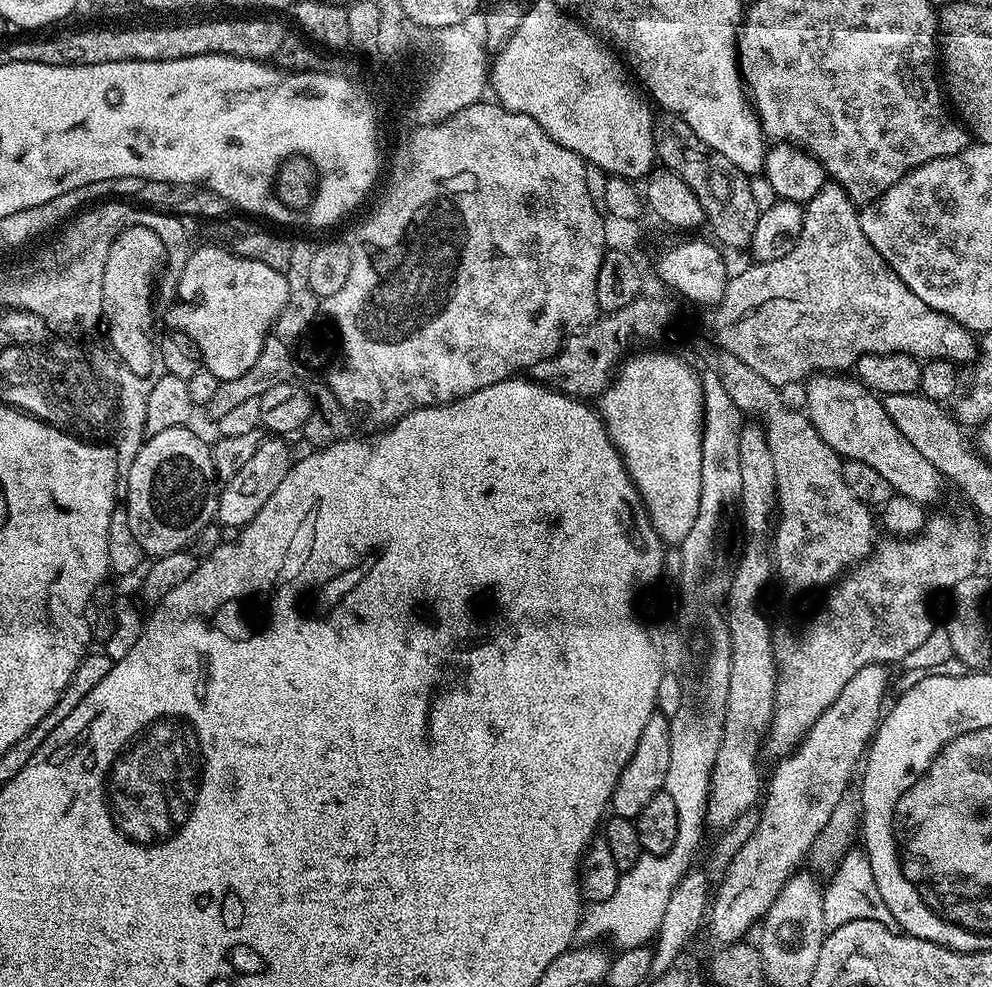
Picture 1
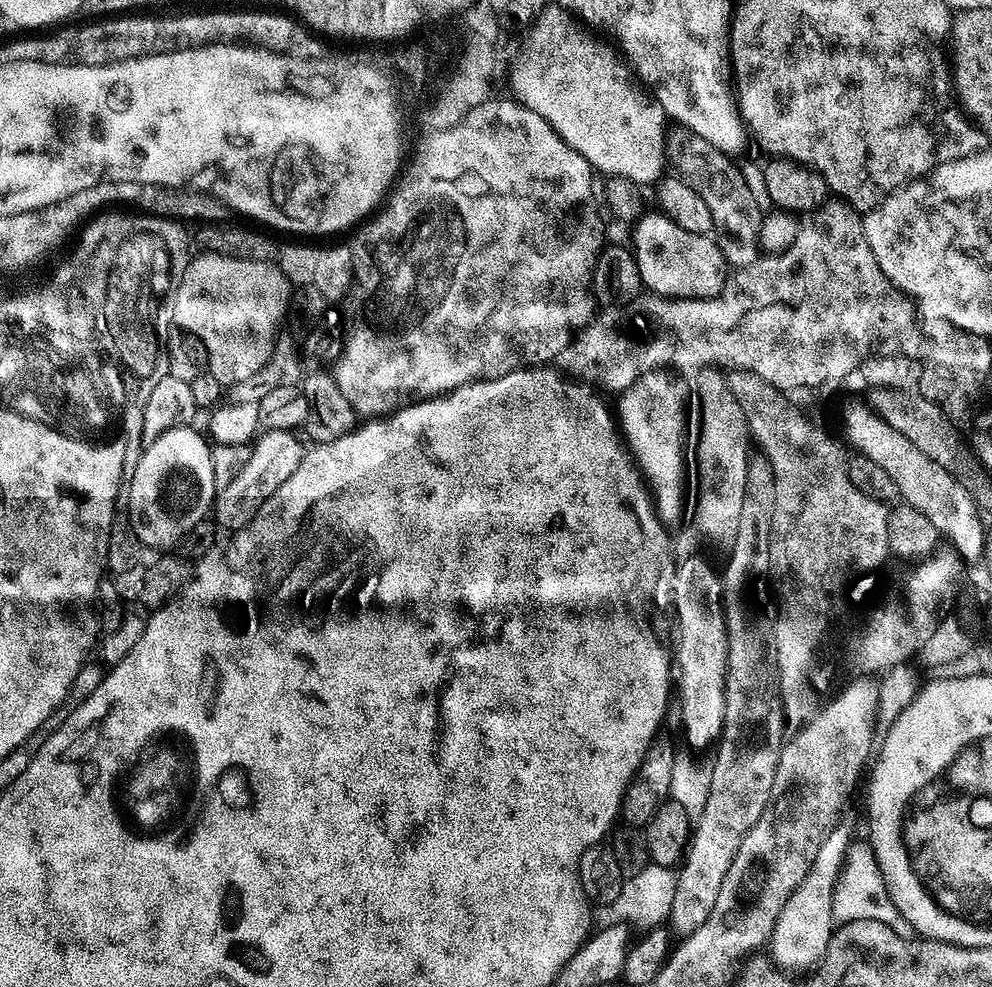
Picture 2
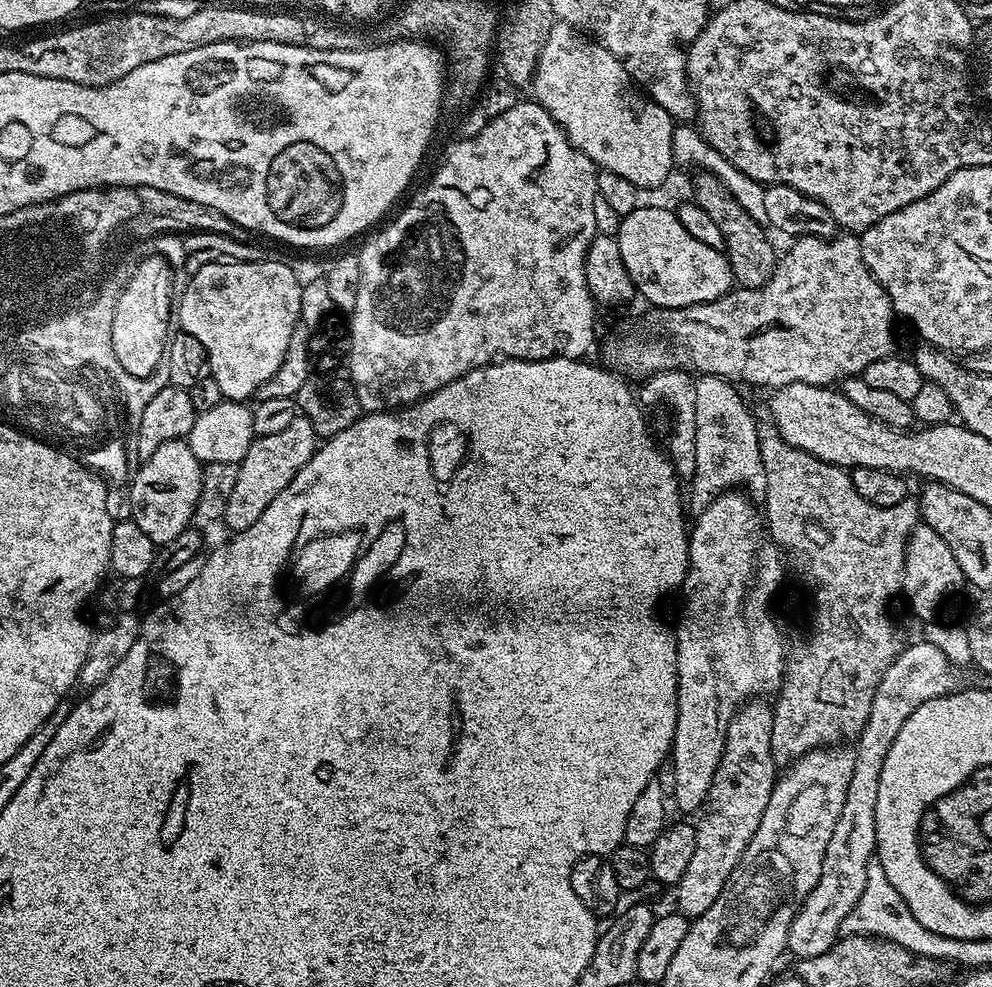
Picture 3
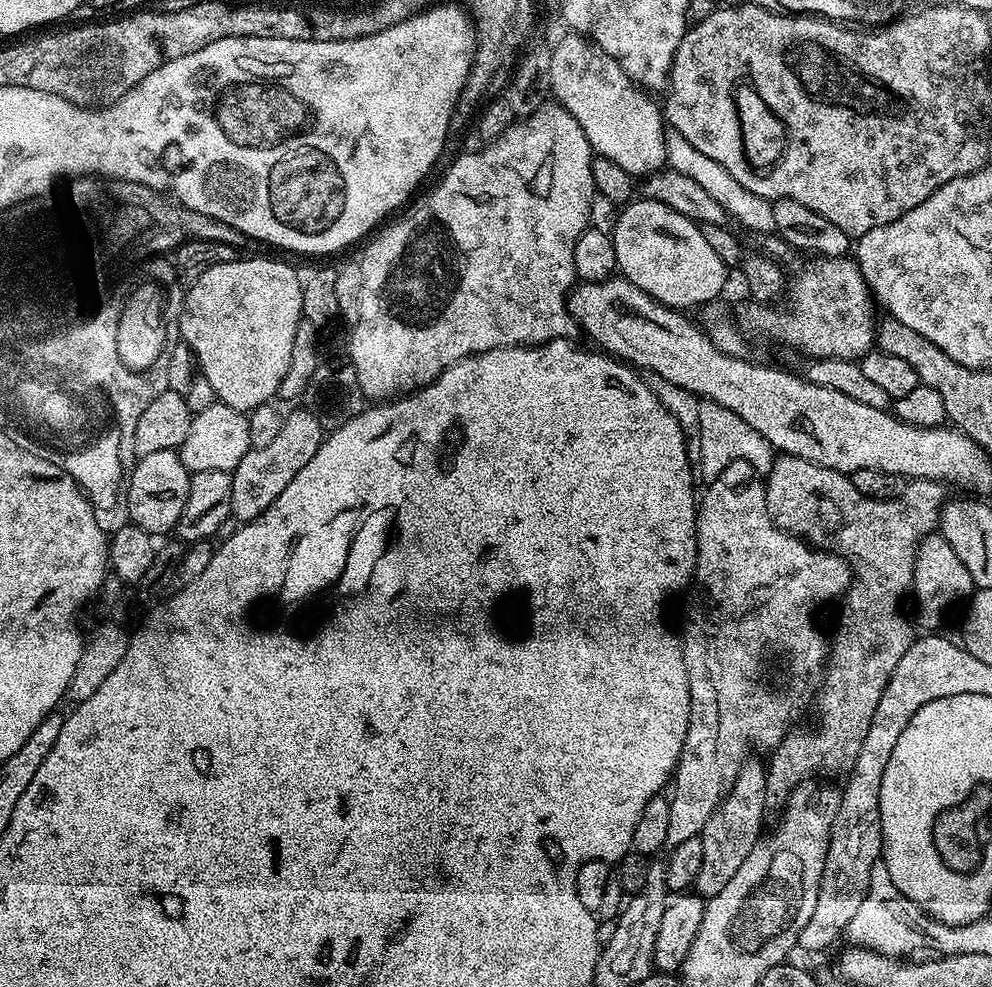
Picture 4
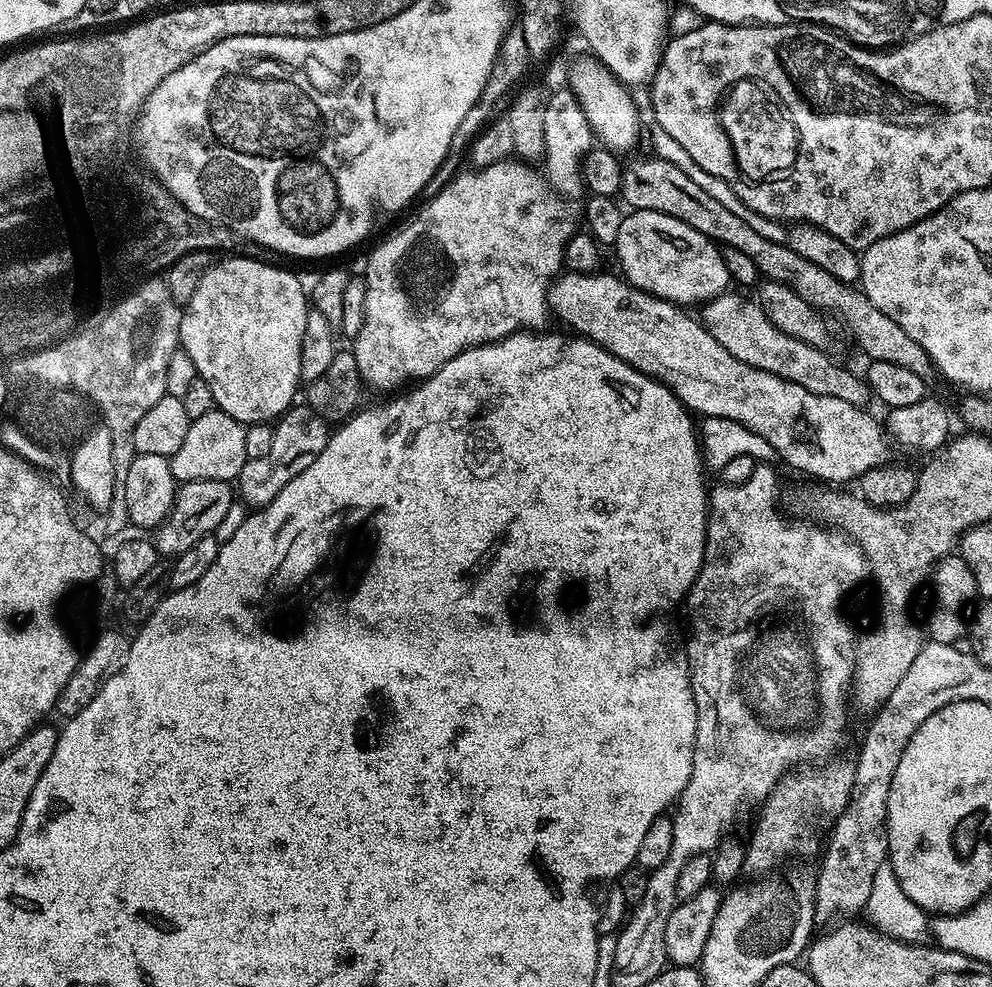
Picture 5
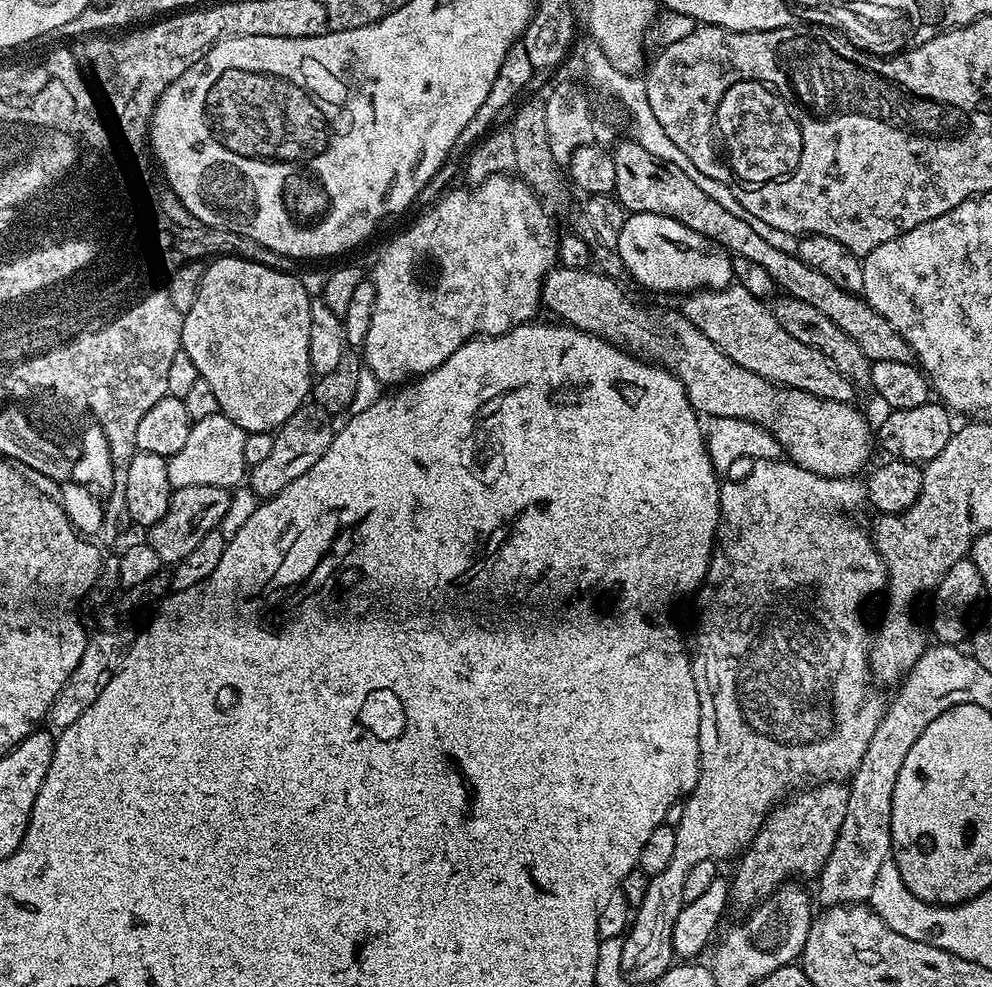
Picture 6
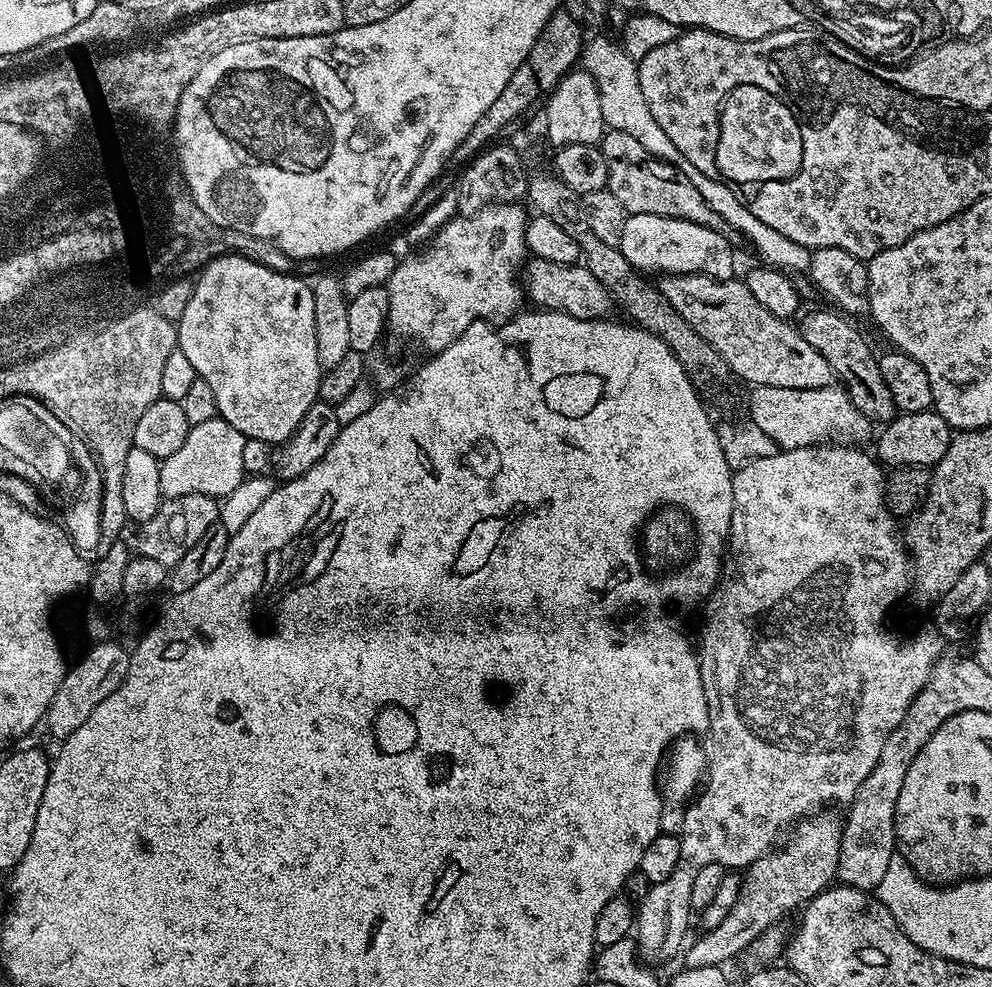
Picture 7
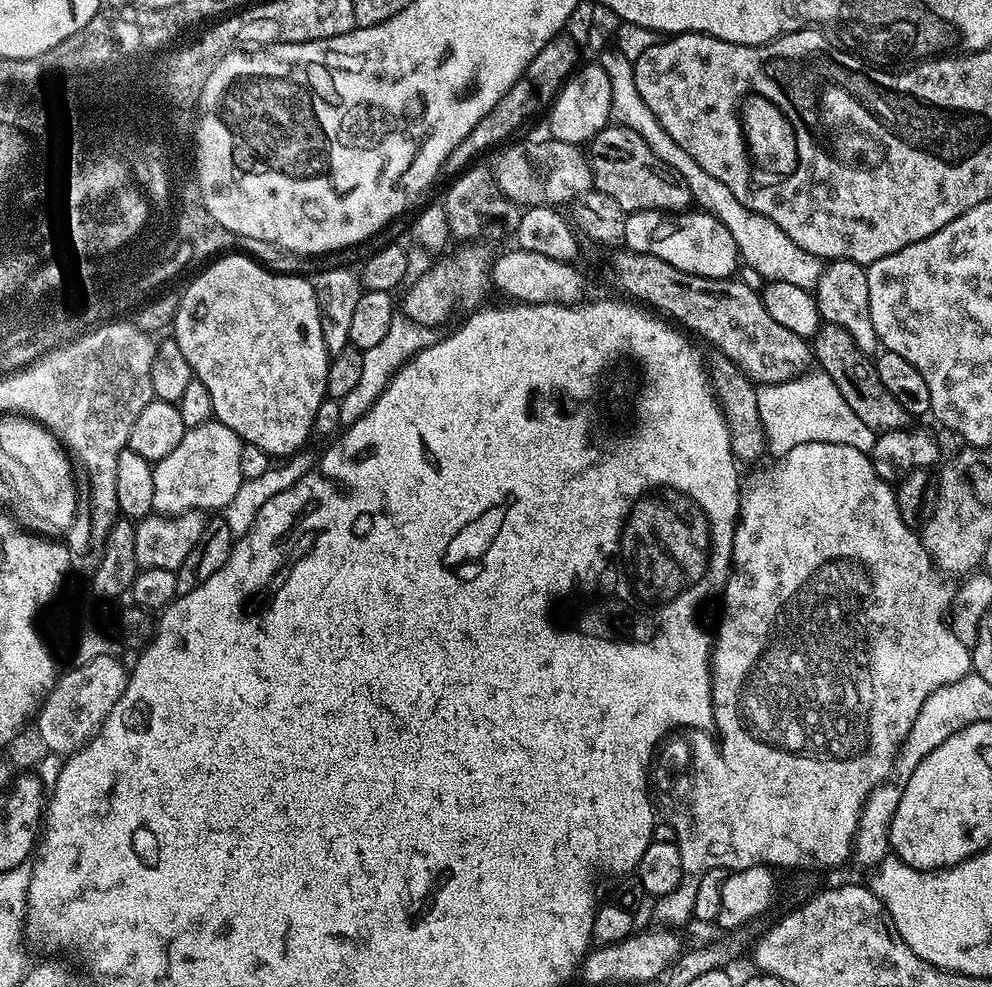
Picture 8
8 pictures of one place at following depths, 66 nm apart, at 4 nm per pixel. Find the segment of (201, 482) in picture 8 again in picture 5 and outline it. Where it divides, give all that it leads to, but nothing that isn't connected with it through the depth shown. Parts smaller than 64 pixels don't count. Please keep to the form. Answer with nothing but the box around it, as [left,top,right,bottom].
[170,410,248,481]

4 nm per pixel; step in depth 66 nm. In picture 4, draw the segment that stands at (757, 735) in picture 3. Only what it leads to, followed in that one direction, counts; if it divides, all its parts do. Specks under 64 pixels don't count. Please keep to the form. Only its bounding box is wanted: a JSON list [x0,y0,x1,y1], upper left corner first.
[694,758,768,898]

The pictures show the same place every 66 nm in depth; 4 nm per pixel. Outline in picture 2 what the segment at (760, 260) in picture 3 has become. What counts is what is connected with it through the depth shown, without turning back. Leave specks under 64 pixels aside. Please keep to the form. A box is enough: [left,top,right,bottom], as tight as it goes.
[666,127,765,269]

